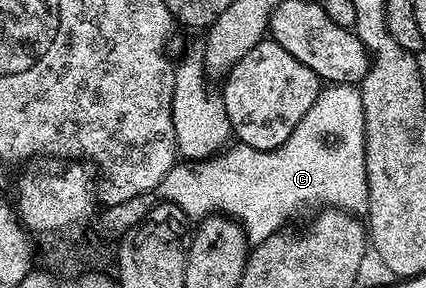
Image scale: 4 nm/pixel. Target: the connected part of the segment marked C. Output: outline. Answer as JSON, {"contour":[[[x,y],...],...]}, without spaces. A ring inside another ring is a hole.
{"contour":[[[356,84],[322,87],[311,110],[303,114],[299,126],[295,126],[291,138],[287,138],[282,148],[264,152],[237,142],[207,160],[185,160],[174,164],[171,170],[167,170],[163,182],[159,182],[155,196],[174,209],[182,208],[189,216],[204,218],[220,214],[236,220],[245,229],[245,238],[253,246],[278,235],[284,229],[281,227],[296,216],[308,217],[328,208],[364,213],[369,199],[365,114],[360,87]],[[329,136],[337,136],[337,141],[332,144]]]}

